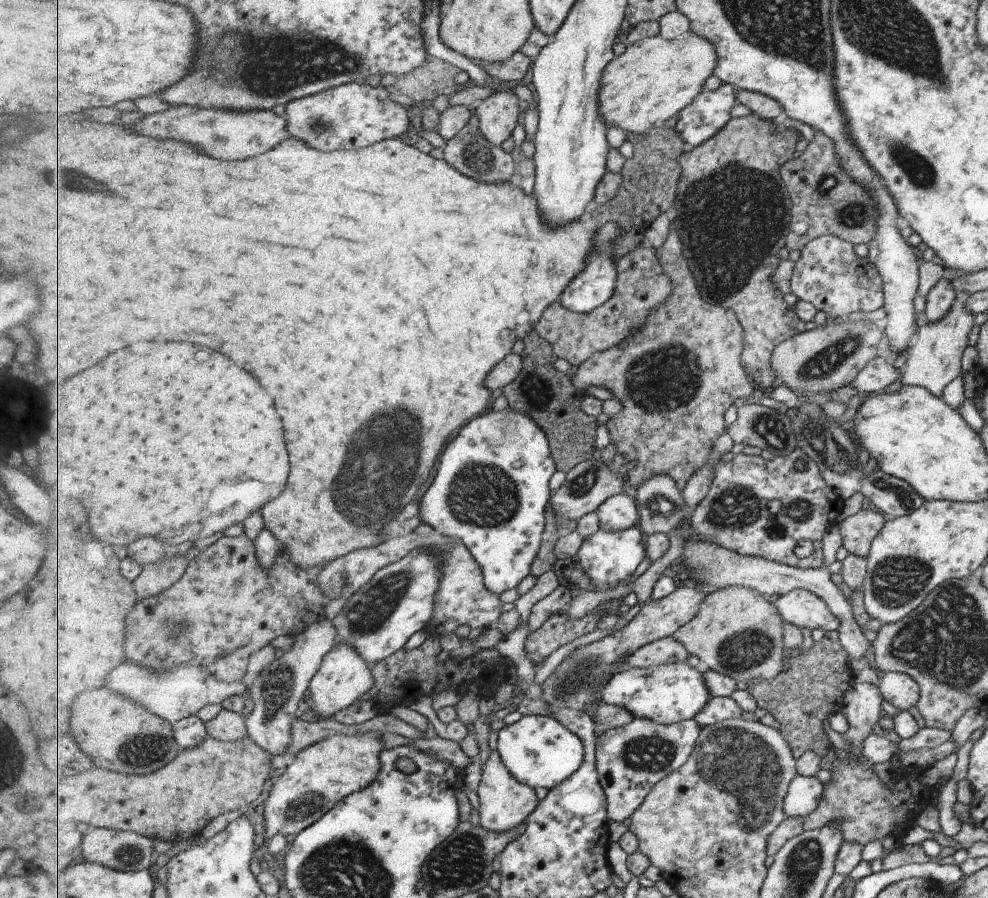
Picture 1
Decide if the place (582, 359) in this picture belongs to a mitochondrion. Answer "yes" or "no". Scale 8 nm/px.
no

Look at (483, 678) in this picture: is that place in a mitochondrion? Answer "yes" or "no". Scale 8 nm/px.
no

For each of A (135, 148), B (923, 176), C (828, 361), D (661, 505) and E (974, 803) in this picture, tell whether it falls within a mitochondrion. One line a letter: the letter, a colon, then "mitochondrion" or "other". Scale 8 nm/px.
A: other
B: mitochondrion
C: mitochondrion
D: mitochondrion
E: other

